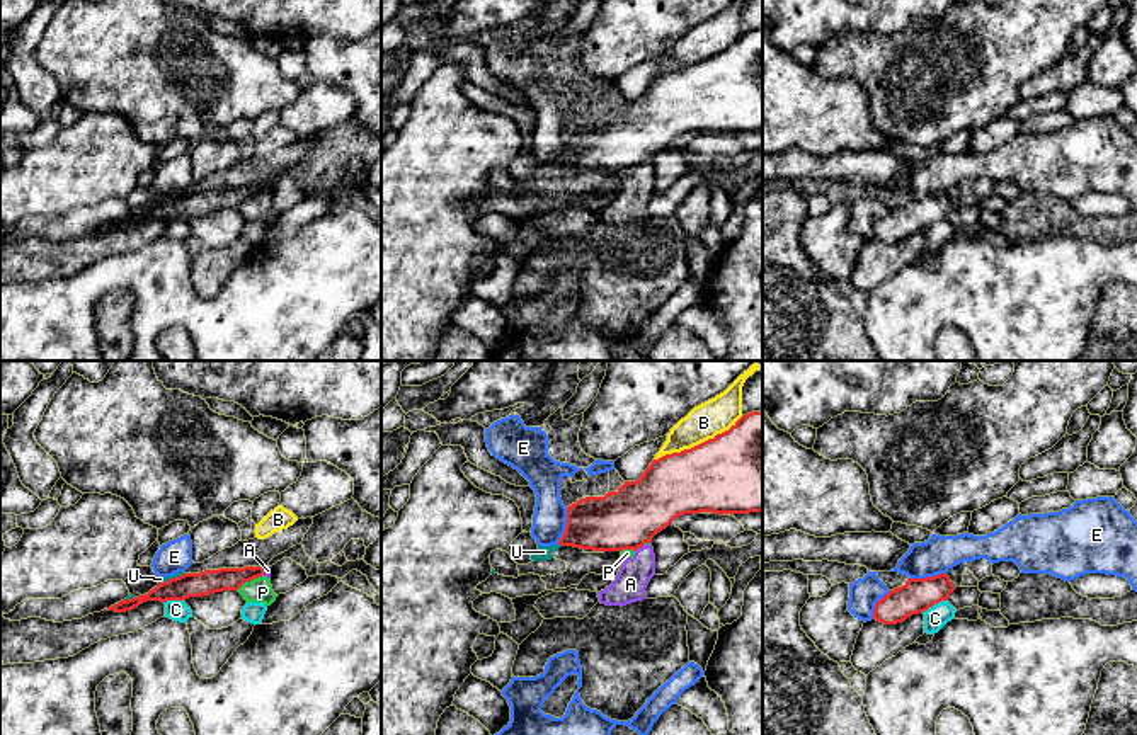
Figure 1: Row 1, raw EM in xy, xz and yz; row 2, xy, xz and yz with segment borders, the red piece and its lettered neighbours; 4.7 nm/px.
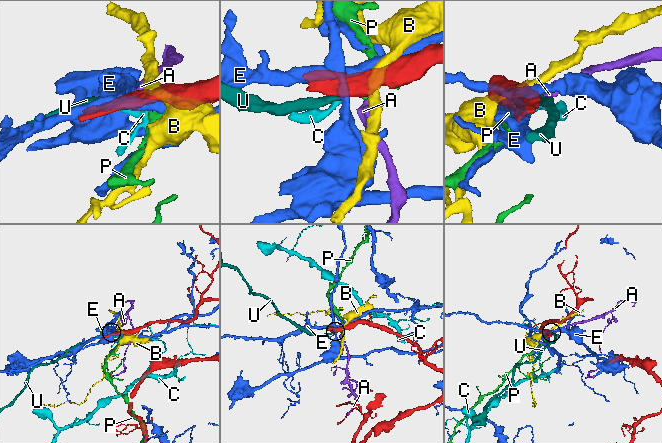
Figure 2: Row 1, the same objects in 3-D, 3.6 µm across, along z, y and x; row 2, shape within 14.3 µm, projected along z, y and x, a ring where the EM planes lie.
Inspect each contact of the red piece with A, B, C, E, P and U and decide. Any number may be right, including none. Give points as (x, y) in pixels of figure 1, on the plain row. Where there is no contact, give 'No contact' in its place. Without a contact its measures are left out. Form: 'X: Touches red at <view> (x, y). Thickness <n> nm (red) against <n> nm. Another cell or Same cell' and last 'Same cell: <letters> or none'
A: Touches red at xz (639, 165). Thickness 280 nm (red) against 150 nm. Another cell
B: Touches red at xz (698, 63). Thickness 400 nm (red) against 170 nm. Another cell
C: Touches red at yz (935, 222). Thickness 160 nm (red) against 110 nm. Another cell
E: Touches red at xz (565, 145). Thickness 280 nm (red) against 160 nm. Another cell
P: Touches red at xy (249, 199). Thickness 110 nm (red) against 110 nm. Another cell
U: Touches red at xy (171, 198). Thickness 120 nm (red) against 30 nm. Another cell
Same cell: none

